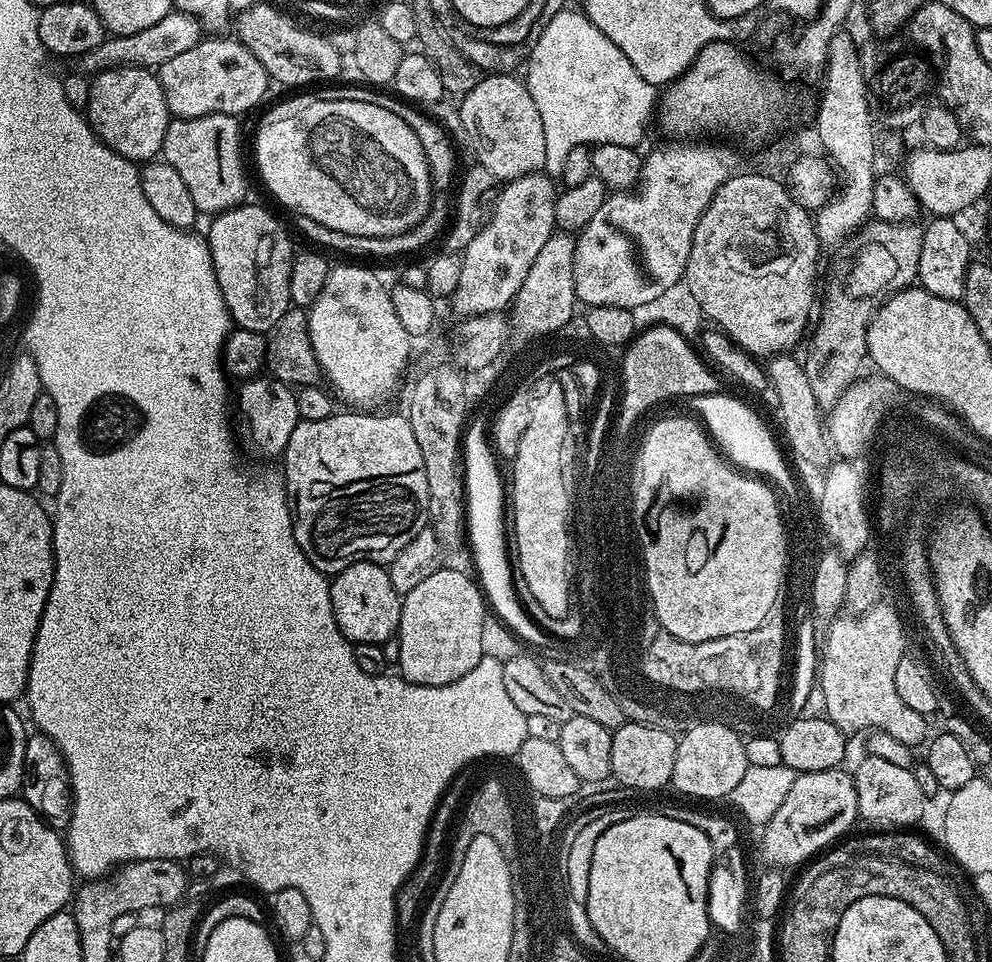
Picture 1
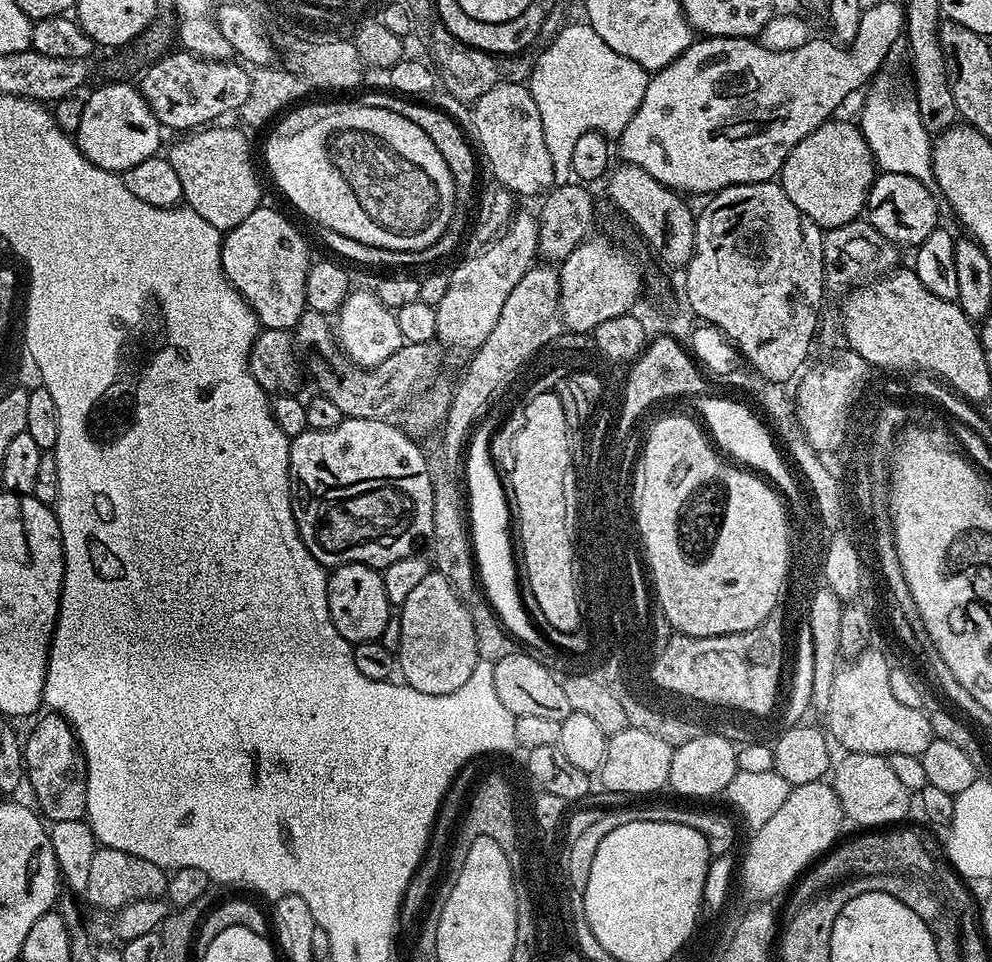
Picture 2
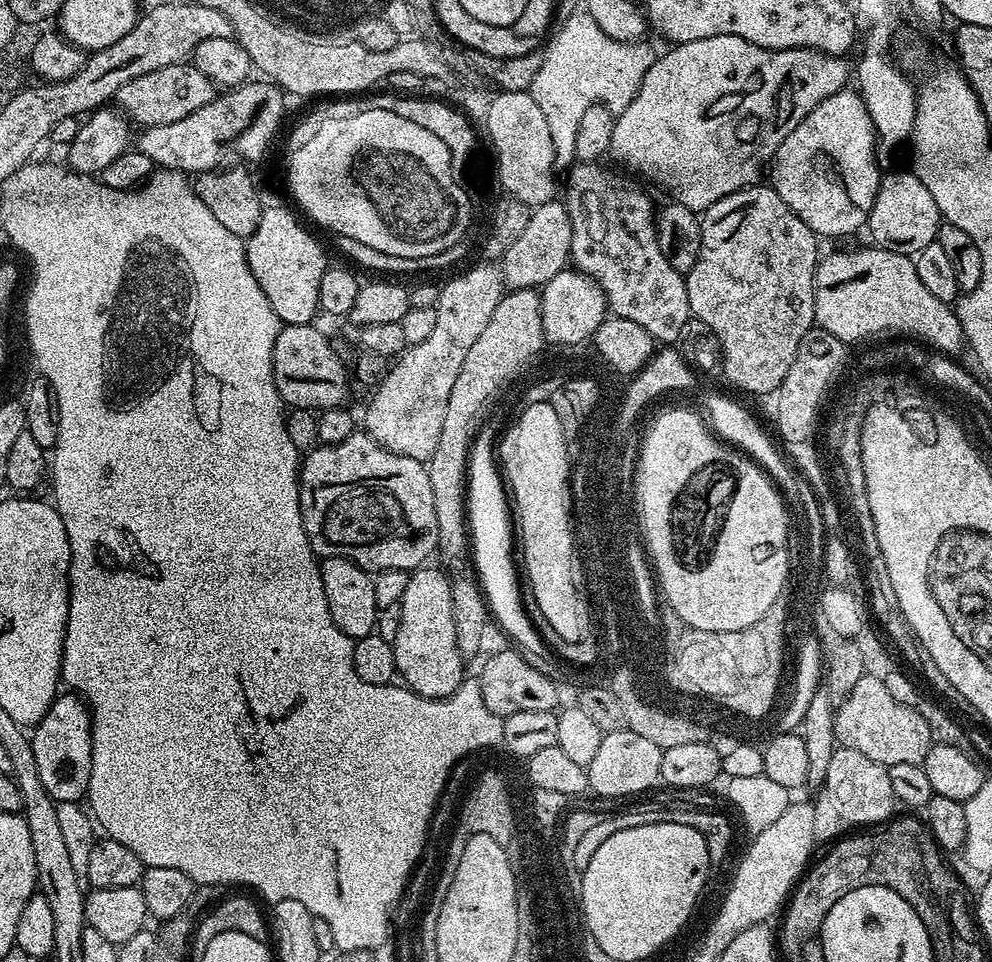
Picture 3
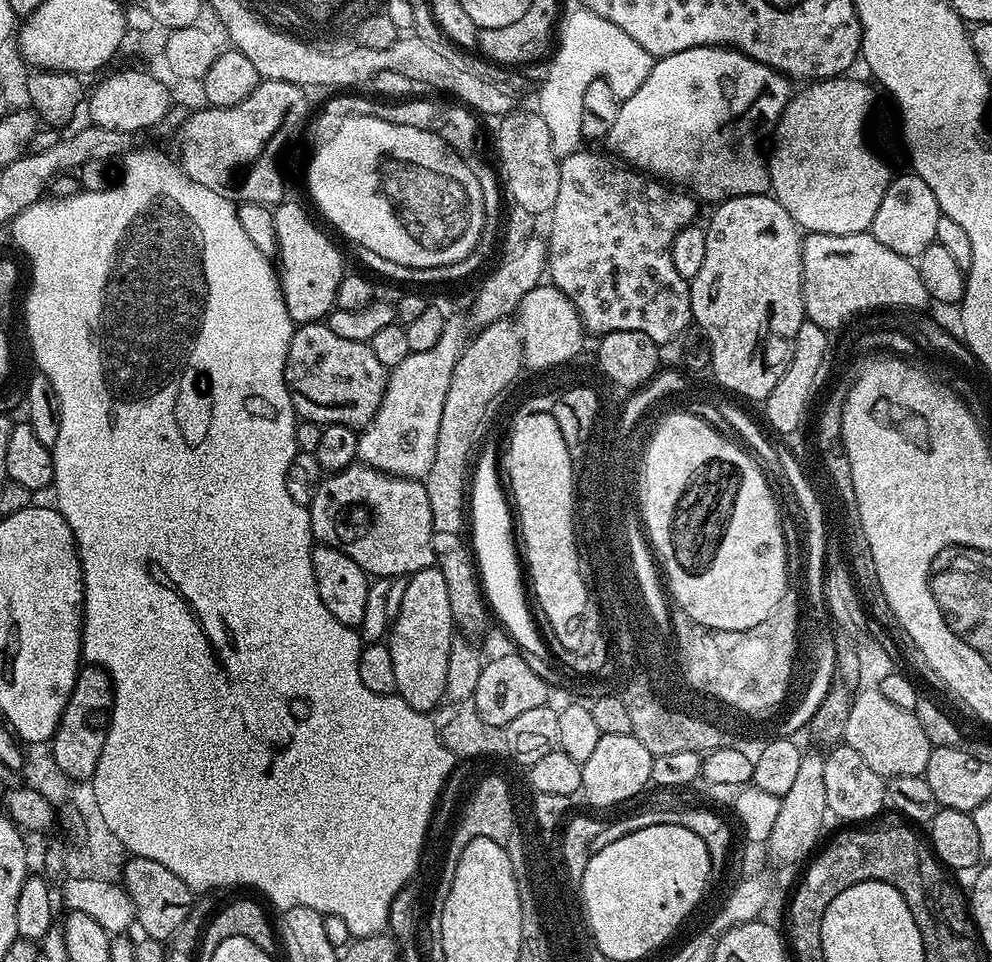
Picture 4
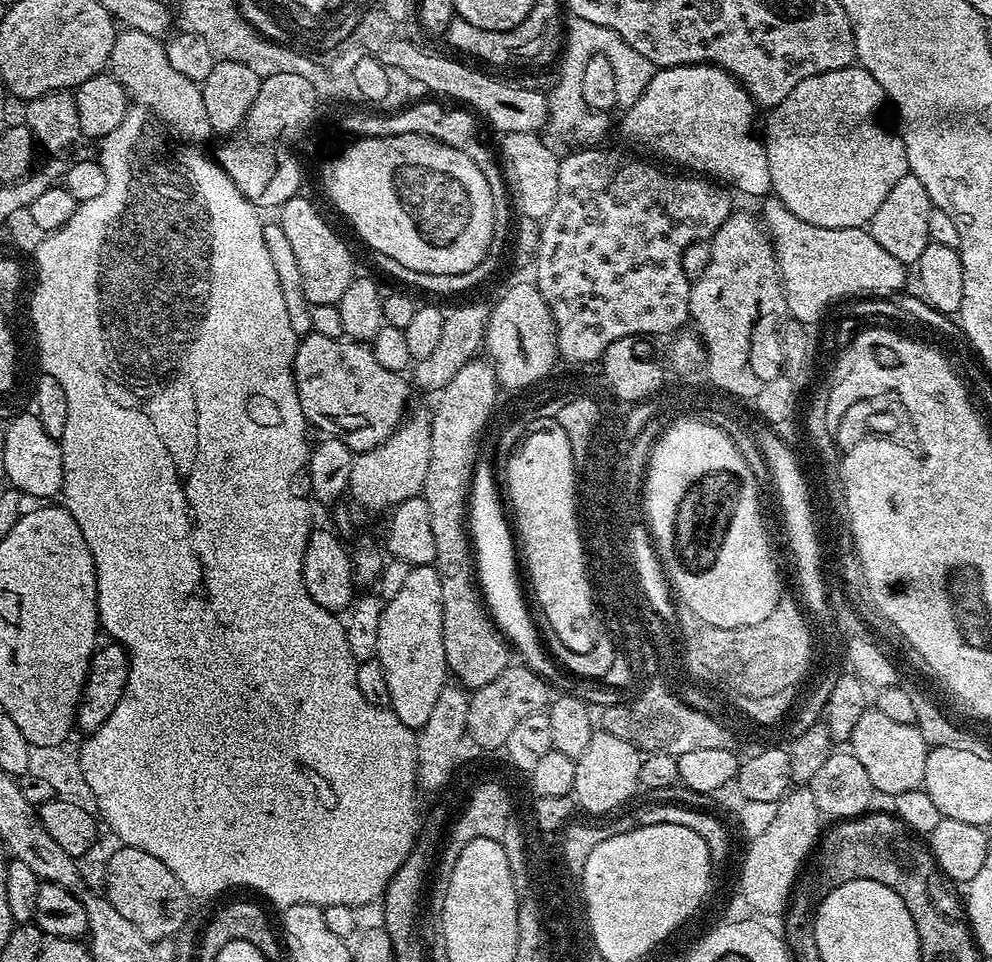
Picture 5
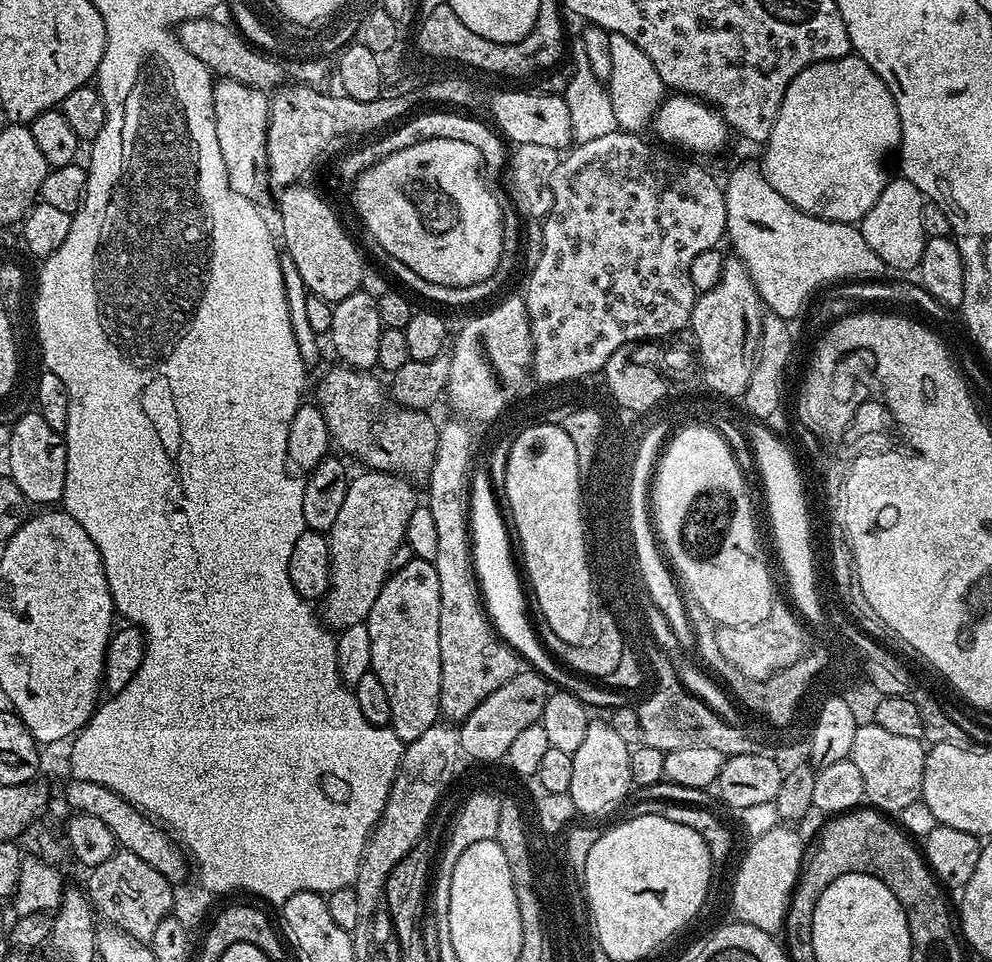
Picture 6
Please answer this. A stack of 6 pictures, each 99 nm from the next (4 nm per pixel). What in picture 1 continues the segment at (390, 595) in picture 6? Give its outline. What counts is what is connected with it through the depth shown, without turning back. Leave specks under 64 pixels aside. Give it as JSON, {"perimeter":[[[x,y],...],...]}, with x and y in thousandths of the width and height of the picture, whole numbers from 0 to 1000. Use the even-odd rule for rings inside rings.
{"perimeter":[[[449,588],[433,597],[413,617],[405,621],[403,629],[403,652],[401,660],[405,680],[401,687],[402,702],[415,711],[425,713],[450,713],[454,709],[462,709],[466,701],[474,701],[478,692],[487,684],[486,657],[490,639],[490,621],[483,606],[474,598],[463,595],[460,590]]]}

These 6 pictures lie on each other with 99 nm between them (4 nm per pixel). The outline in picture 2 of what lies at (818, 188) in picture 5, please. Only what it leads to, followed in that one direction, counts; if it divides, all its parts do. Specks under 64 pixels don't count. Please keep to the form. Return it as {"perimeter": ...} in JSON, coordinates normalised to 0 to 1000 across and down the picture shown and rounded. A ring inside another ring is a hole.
{"perimeter":[[[840,123],[825,131],[800,156],[796,156],[790,170],[786,174],[784,190],[789,195],[792,206],[804,214],[804,218],[813,227],[826,233],[828,238],[853,235],[853,231],[868,228],[875,211],[875,200],[879,196],[879,189],[885,182],[885,176],[879,168],[879,161],[873,152],[873,143],[867,138],[866,132],[855,125]]]}

